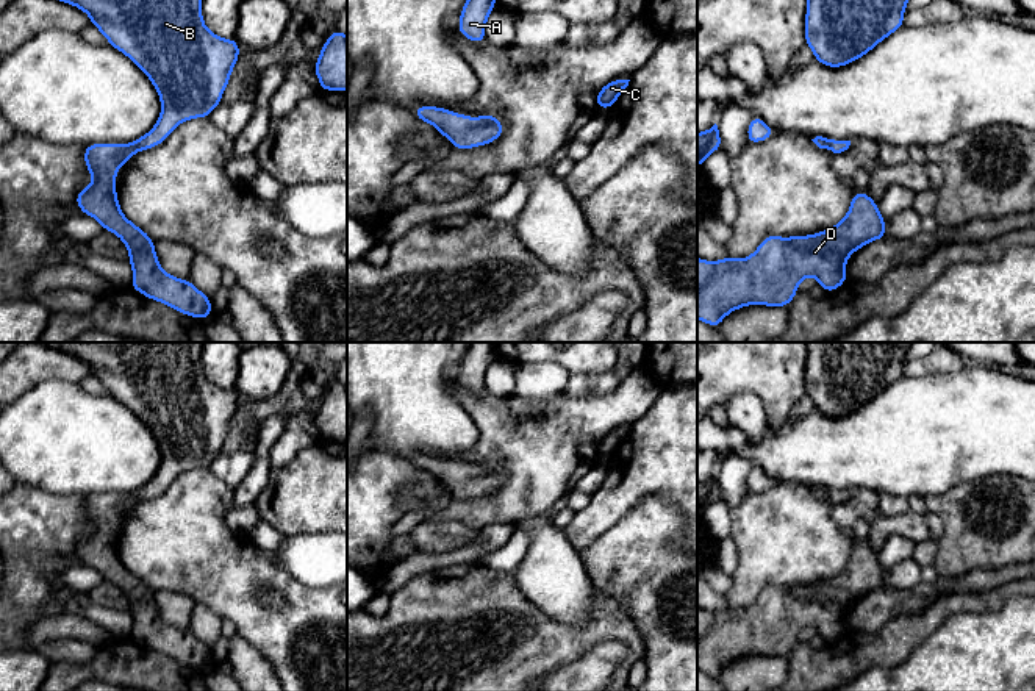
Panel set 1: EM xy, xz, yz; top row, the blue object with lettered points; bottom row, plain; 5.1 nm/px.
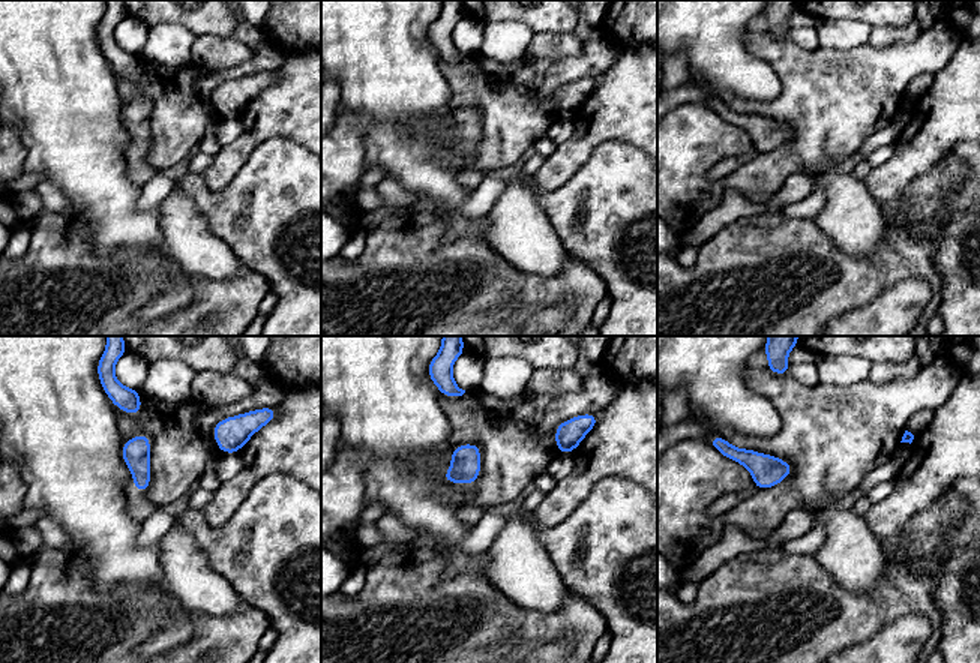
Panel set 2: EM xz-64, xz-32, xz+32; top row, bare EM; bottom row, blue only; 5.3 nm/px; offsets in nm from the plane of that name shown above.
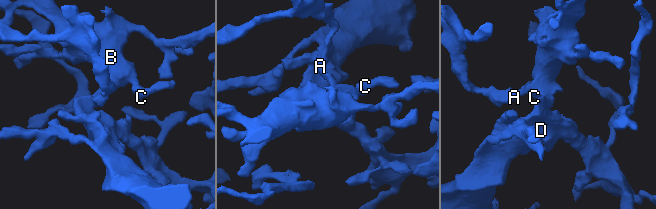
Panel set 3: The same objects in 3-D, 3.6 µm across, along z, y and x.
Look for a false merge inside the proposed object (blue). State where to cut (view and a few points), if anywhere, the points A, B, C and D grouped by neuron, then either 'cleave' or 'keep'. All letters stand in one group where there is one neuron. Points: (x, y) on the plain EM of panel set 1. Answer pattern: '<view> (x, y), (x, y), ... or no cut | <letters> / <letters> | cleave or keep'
no cut | A B C D | keep

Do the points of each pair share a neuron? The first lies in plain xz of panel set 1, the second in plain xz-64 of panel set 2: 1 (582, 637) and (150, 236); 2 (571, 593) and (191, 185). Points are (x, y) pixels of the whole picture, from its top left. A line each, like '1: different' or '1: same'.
1: different
2: different

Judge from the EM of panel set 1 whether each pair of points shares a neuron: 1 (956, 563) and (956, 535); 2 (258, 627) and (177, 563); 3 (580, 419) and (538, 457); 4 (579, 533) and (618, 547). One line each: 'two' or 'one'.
1: one
2: one
3: one
4: two

